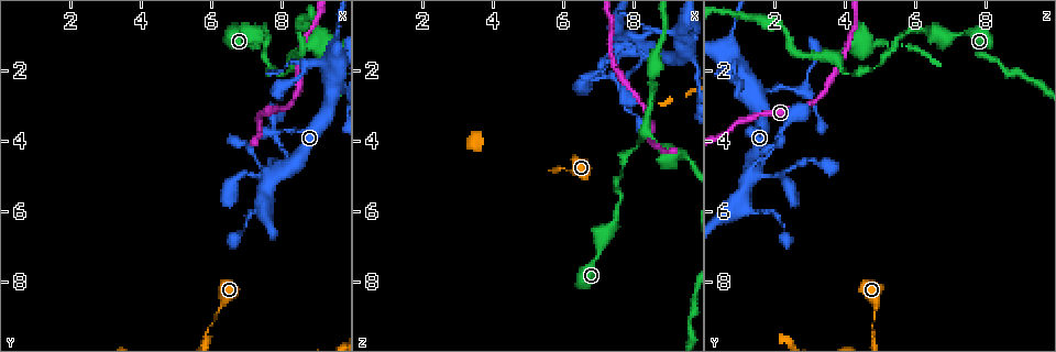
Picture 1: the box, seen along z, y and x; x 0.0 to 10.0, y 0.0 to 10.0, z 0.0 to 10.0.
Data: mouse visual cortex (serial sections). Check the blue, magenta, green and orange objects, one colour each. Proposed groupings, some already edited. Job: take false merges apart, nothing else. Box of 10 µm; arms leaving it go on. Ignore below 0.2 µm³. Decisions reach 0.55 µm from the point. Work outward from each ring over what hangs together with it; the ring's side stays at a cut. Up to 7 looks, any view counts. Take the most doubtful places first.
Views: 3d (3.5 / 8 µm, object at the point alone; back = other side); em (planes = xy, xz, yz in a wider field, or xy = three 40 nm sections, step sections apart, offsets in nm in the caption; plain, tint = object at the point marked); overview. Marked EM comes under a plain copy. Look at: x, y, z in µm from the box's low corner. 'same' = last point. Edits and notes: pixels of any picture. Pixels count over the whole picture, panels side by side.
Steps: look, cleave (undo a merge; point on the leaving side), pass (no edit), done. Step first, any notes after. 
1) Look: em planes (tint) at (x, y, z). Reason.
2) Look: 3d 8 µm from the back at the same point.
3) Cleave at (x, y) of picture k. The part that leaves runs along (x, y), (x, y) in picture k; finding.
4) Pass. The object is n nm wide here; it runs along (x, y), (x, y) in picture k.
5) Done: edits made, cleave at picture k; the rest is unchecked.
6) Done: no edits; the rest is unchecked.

Look: 3d 3.5 µm at (8.40, 1.70, 3.75). Three arms meet.

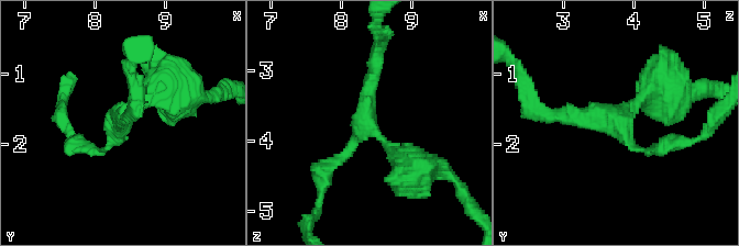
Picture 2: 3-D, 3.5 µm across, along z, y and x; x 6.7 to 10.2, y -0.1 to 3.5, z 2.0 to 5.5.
Look: em planes (tint) at (8.35, 1.70, 3.75). 3 arms meet here; the arms are 150, 200, 250 nm wide.

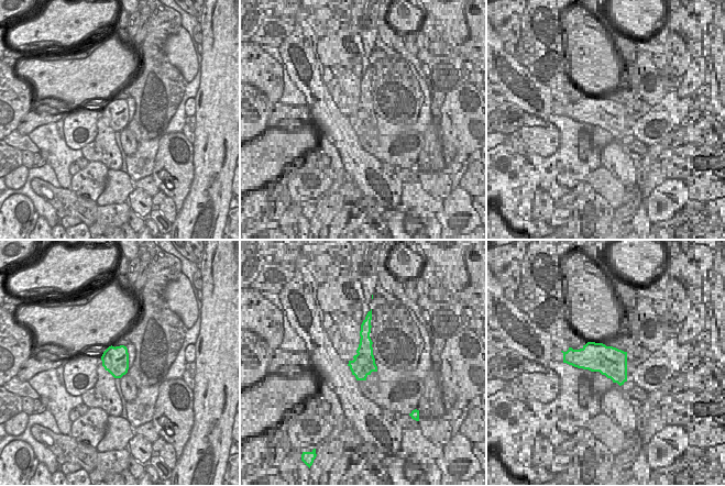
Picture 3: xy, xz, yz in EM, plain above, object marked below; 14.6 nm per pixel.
Pass. Continuous, no second cell.

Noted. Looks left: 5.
Look: 3d 8 µm from the back at (6.05, 9.15, 4.85). A narrow waist.

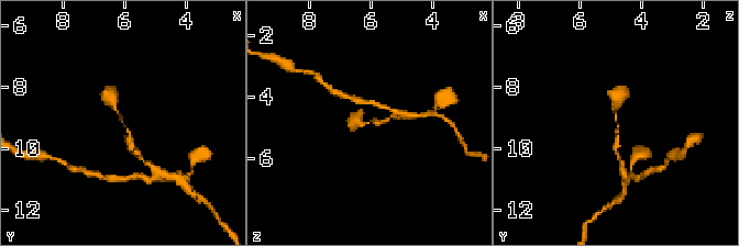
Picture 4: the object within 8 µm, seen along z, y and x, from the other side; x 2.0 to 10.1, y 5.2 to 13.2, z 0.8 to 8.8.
Look: 3d 3.5 µm at the same point.

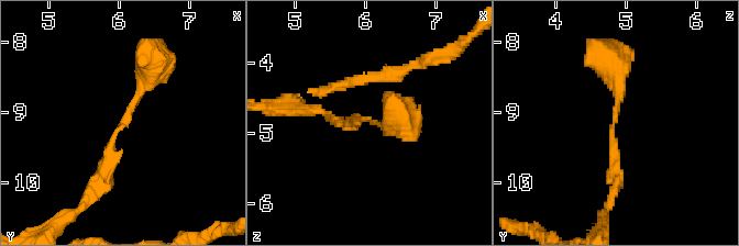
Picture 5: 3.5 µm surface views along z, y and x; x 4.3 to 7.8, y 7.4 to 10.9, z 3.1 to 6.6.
Pass. It runs along (610, 62), (619, 85), (614, 125), (619, 179) in picture 5; continuous, no second cell.

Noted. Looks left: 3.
Look: 3d 8 µm from the back at (7.85, 4.95, 1.35). Calibre changes.

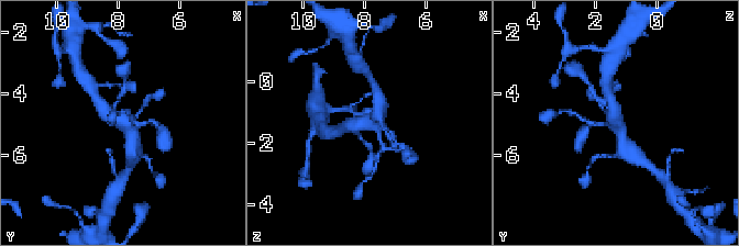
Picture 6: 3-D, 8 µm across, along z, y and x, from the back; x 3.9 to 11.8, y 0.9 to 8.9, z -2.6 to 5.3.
Look: 3d 3.5 µm at the same point. Zoom in.

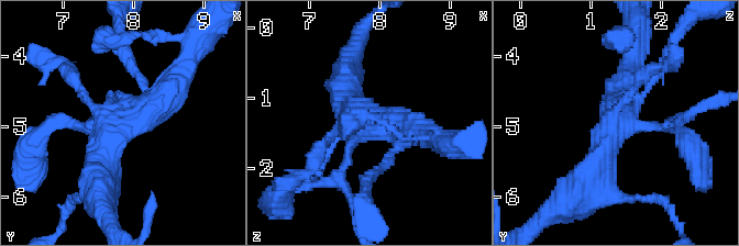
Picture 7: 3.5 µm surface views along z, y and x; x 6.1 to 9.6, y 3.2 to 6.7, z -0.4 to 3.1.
Look: em xy step 3 (tint) at (7.80, 4.95, 1.35). Now the EM.

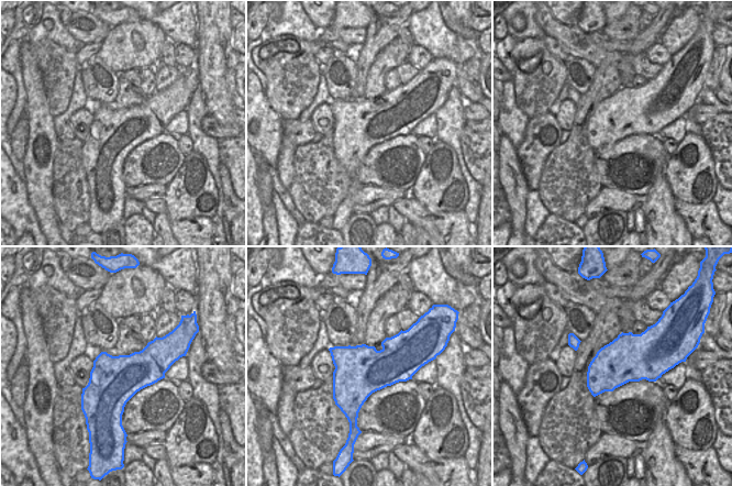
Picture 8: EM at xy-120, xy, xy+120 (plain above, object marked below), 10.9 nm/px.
Pass. It runs along (177, 77), (106, 141), (99, 181) in picture 7; continuous, no second cell.

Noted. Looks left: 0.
Done: no edits; the rest is unchecked.

